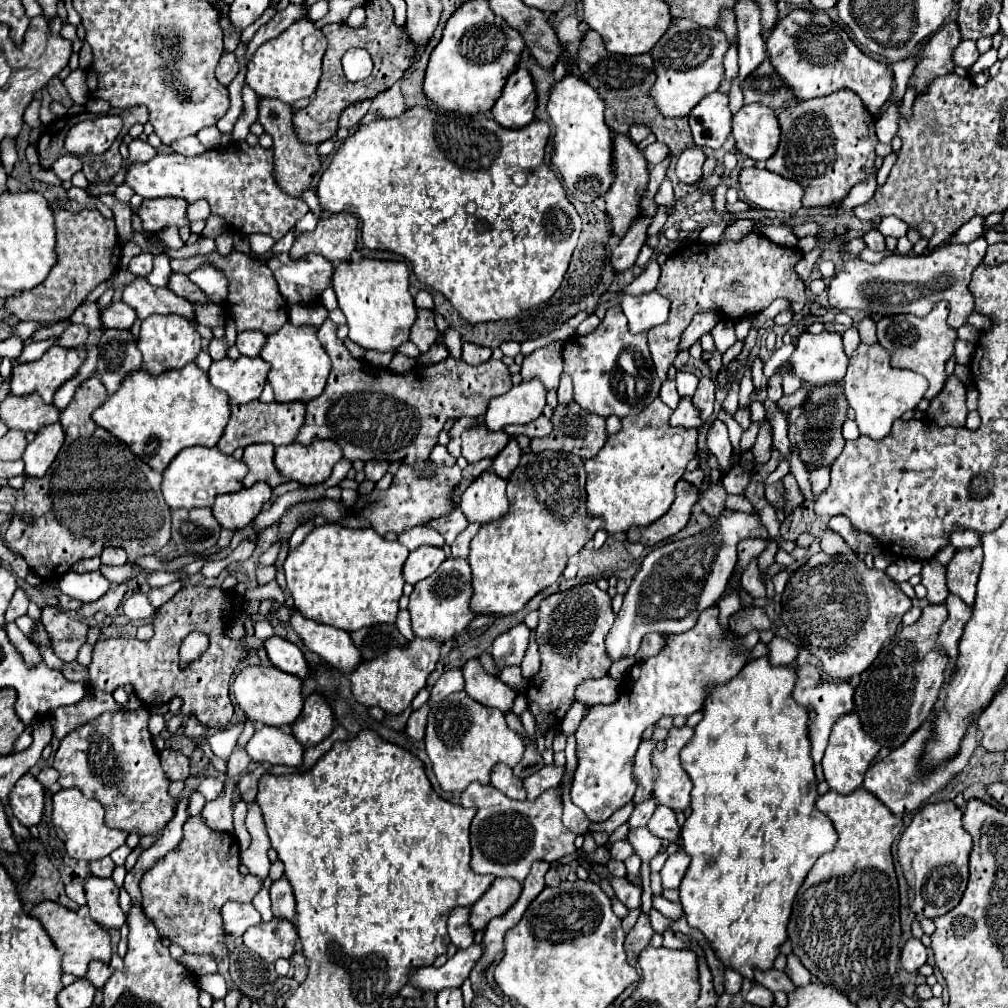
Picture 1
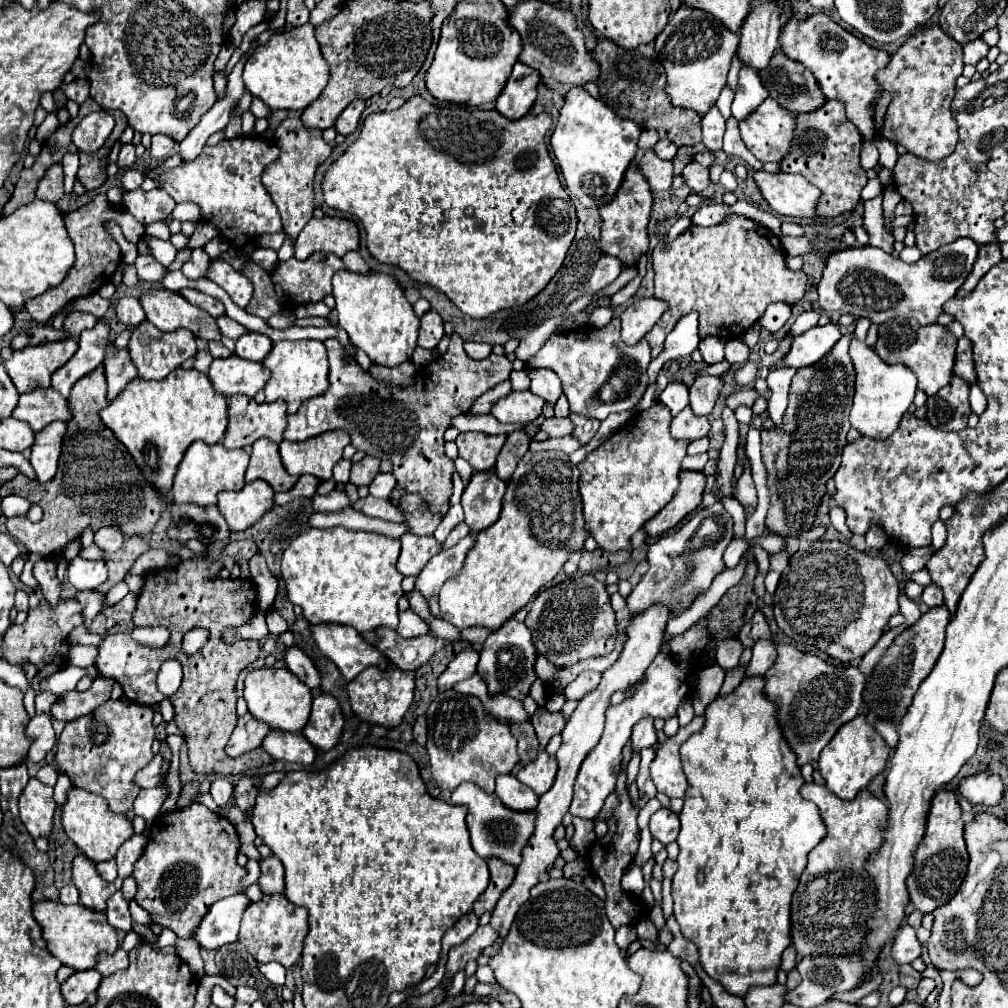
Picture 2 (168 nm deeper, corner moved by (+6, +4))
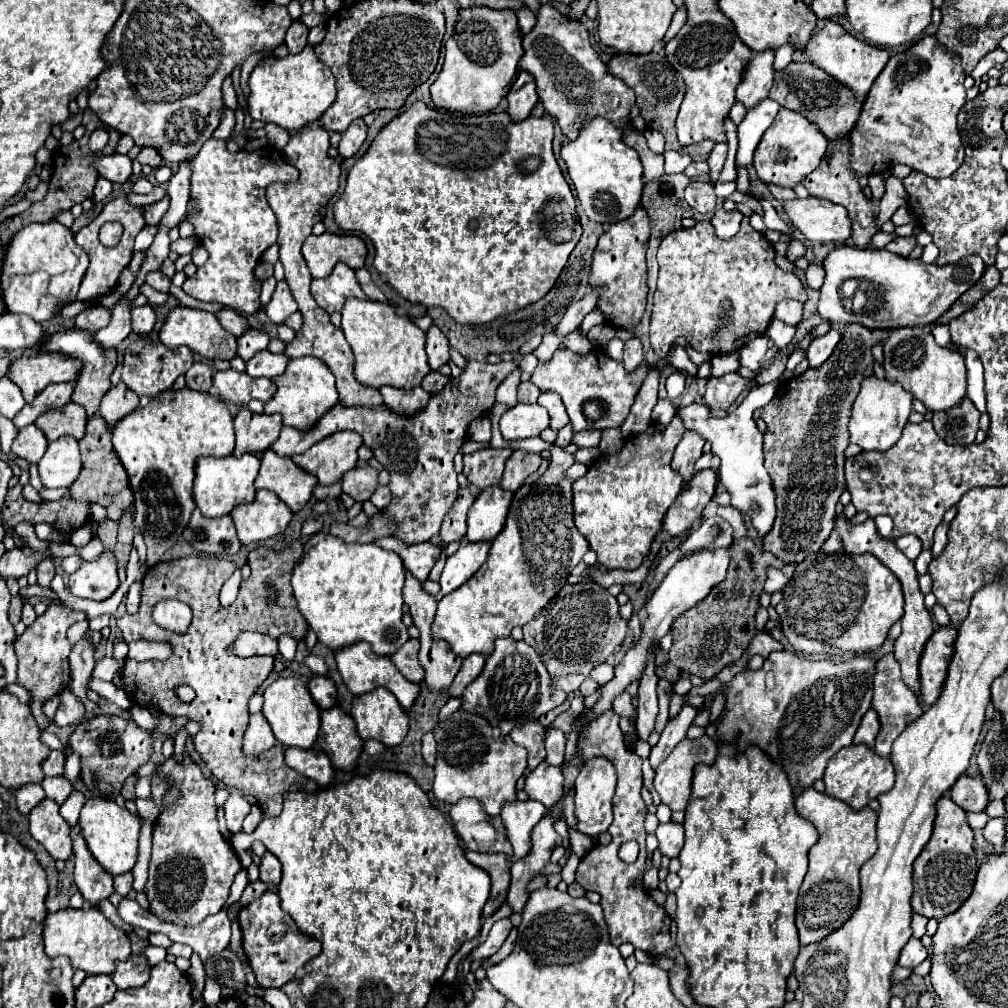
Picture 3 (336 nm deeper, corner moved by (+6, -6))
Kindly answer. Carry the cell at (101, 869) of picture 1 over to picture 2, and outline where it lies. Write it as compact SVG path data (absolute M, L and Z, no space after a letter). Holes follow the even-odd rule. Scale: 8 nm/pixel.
M113 859L97 863L97 871L105 881L115 881L117 879L117 863Z

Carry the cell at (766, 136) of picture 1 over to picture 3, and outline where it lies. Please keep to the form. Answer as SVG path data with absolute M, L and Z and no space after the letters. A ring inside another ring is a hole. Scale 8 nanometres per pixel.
M779 109L773 125L765 131L761 137L757 149L755 149L755 159L753 165L757 169L757 175L765 183L777 183L781 187L793 187L797 185L809 171L817 167L821 161L823 153L827 149L827 137L813 127L801 113L793 113L789 109Z

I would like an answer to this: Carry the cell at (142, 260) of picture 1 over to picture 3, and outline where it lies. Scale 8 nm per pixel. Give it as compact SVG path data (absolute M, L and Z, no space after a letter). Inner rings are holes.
M151 271L151 273L147 273L145 283L151 285L155 291L163 291L163 293L169 293L169 287L171 287L171 279L165 277L161 271Z

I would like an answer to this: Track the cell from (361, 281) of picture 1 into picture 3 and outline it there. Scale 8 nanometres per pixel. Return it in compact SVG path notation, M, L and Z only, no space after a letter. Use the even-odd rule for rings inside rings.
M349 297L341 309L341 329L355 355L355 377L367 387L403 387L413 389L421 385L423 377L431 371L425 355L425 333L409 319L399 315L393 305Z

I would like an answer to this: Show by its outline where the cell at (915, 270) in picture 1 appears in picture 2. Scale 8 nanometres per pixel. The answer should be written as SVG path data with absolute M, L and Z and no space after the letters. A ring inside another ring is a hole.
M961 237L941 249L921 257L917 263L903 263L877 247L845 247L829 255L819 281L819 307L823 311L849 313L851 317L867 317L871 323L885 323L893 317L913 317L921 325L931 325L943 313L947 299L955 297L965 277L971 273L977 243Z

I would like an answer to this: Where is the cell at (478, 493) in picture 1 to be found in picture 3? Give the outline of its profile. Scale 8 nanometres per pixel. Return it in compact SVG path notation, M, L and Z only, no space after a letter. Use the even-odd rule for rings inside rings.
M499 485L483 489L473 507L467 513L467 541L493 541L505 525L505 515L509 511L513 493L501 489Z

